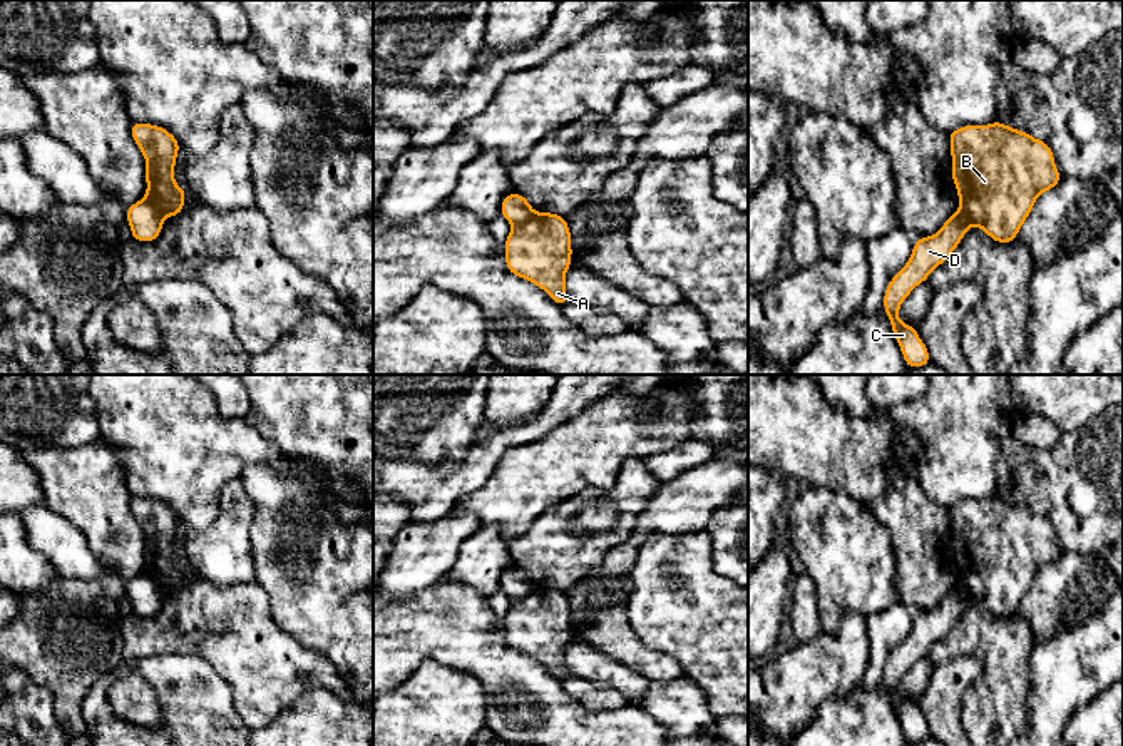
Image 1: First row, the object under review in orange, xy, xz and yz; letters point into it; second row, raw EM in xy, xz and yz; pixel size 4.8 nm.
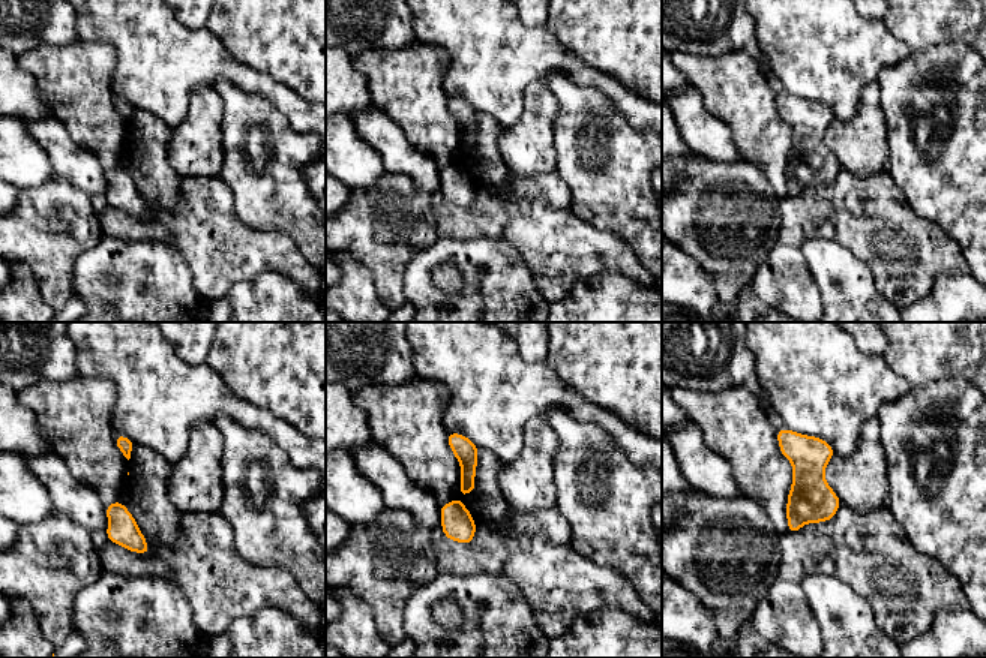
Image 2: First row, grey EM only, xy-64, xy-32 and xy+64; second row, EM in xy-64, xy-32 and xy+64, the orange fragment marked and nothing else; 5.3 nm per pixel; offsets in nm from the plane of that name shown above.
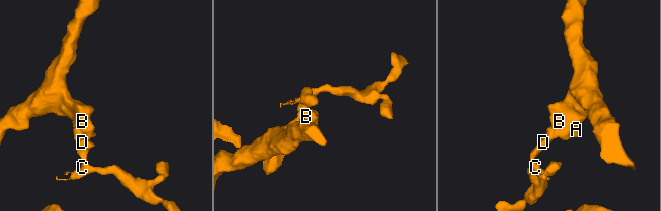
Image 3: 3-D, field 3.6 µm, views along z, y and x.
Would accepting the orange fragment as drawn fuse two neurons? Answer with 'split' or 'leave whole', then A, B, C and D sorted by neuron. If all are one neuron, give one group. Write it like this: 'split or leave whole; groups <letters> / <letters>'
split; groups A B / C D

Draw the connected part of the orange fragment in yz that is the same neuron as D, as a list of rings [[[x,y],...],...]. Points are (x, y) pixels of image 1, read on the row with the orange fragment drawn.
[[[959,207],[934,236],[924,236],[914,243],[909,261],[885,288],[884,311],[907,368],[920,368],[931,361],[931,356],[917,328],[899,319],[899,308],[912,289],[927,281],[929,274],[954,253],[971,226],[969,216]]]

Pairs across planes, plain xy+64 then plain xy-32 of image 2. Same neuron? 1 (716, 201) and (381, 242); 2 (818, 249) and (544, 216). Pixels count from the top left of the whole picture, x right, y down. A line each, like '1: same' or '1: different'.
1: same
2: different

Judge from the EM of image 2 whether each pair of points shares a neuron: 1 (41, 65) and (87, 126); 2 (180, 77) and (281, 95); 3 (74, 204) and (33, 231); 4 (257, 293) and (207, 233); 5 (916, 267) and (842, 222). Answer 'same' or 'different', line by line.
1: same
2: same
3: same
4: different
5: same

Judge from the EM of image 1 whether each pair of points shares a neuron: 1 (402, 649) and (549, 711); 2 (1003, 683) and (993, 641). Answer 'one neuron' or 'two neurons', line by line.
1: one neuron
2: one neuron

